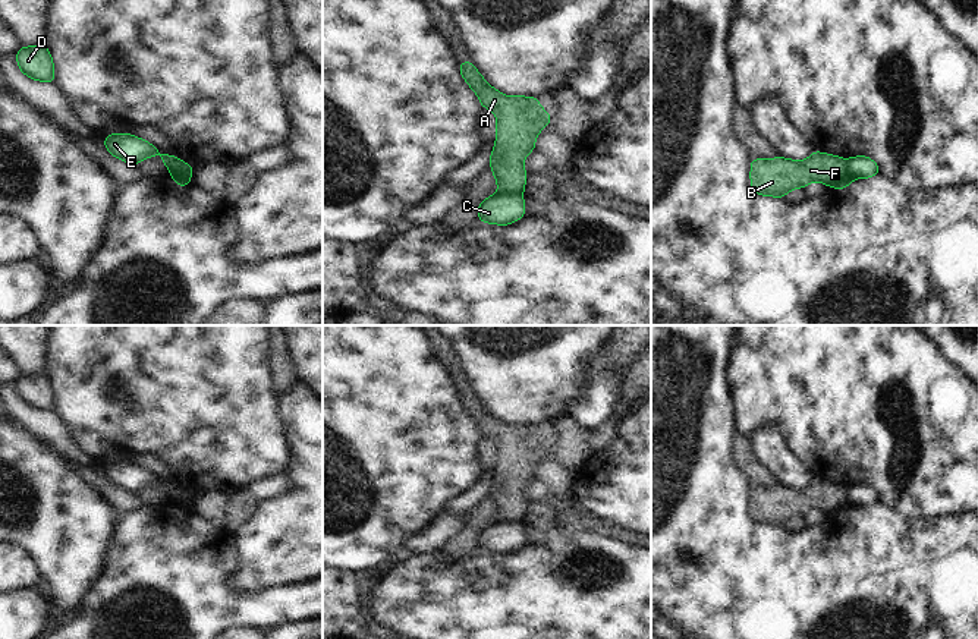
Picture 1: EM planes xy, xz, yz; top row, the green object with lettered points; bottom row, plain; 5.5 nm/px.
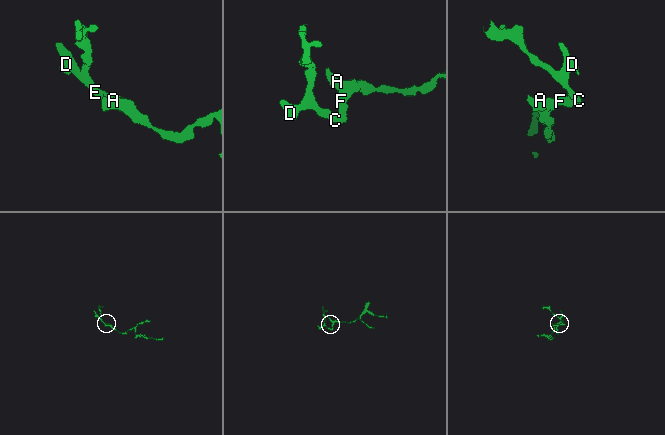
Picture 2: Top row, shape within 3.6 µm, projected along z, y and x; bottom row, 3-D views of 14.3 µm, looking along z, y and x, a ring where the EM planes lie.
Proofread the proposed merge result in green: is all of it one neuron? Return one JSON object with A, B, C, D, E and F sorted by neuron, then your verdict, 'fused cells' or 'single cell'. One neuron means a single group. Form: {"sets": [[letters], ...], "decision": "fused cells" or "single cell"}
{"sets": [["A", "B", "F"], ["C", "D", "E"]], "decision": "fused cells"}

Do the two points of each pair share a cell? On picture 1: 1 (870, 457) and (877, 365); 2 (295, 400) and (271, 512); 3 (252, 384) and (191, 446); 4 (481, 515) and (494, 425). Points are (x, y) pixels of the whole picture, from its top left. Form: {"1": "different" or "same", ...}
{"1": "same", "2": "same", "3": "same", "4": "different"}

